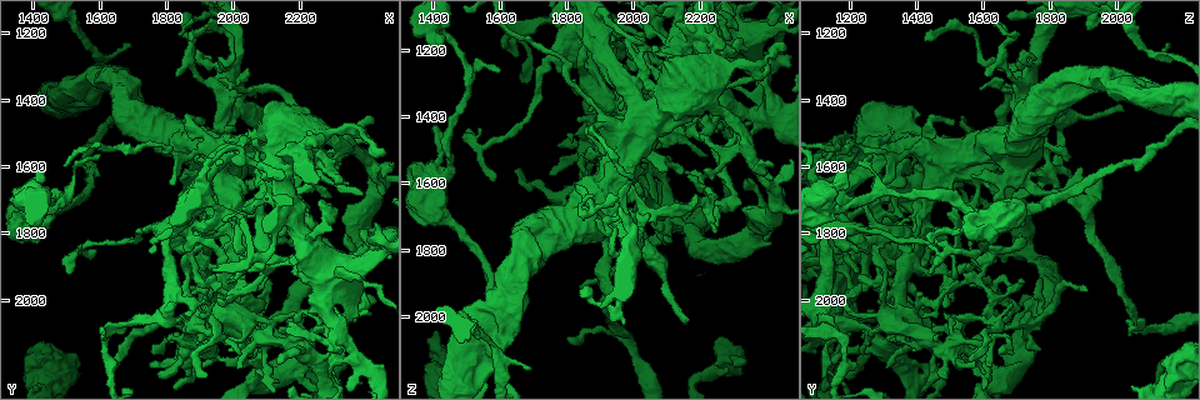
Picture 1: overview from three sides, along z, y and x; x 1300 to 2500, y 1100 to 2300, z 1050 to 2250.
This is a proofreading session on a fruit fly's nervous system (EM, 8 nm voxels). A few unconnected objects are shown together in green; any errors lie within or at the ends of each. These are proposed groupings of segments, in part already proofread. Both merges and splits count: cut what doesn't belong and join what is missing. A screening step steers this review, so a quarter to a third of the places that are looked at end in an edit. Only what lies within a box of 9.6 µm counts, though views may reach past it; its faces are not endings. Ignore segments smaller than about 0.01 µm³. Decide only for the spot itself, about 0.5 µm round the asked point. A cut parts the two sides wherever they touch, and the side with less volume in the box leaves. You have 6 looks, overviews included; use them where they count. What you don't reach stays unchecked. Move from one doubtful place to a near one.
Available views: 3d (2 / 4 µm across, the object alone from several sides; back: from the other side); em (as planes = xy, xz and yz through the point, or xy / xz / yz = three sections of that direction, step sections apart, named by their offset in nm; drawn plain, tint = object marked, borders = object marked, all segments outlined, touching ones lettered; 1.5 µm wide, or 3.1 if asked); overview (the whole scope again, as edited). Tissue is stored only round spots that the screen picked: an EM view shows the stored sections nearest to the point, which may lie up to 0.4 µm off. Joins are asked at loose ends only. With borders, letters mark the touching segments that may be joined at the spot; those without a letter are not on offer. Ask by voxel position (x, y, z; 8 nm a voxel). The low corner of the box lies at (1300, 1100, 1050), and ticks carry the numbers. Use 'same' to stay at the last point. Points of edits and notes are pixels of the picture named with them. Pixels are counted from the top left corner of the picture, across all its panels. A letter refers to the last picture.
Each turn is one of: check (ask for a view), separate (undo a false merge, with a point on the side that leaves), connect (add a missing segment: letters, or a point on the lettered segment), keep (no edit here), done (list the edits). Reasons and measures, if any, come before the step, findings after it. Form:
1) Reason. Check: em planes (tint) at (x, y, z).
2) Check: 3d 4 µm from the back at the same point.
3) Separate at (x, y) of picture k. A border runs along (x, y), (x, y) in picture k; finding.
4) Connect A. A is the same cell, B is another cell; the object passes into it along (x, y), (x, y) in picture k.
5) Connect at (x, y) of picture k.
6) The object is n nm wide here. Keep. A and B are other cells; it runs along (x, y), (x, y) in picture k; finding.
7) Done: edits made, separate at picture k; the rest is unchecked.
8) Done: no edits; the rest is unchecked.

Thin end. Check: em planes (tint) at (1400, 1830, 1450).

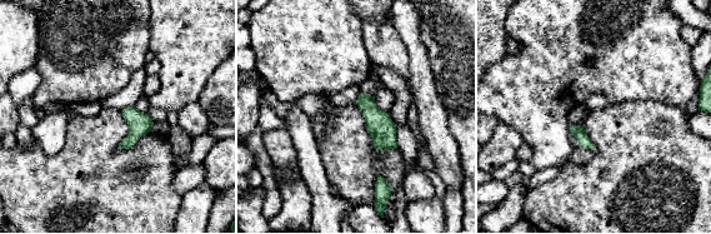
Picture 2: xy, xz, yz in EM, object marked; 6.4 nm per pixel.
Check: em planes (borders) at the same point.

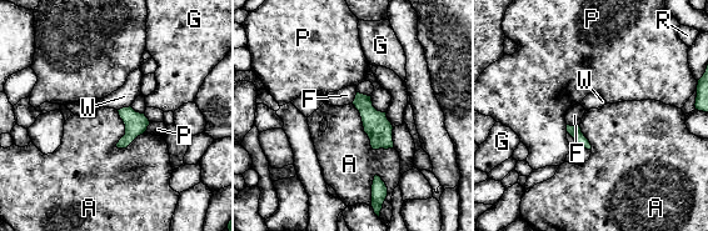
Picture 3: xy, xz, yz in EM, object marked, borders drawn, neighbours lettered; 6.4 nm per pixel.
The longest contact is with A, 260 nm. Keep. A, F, G, P, R and W are other cells; a border runs along (116, 110), (125, 149) in picture 3; none of them fits.

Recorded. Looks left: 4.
Abrupt turn. Check: 3d 4 µm at (1950, 1560, 1460).

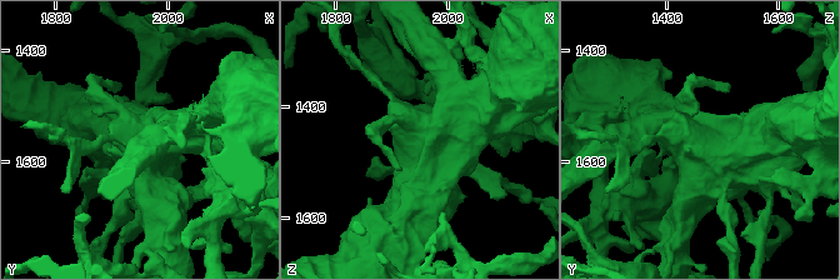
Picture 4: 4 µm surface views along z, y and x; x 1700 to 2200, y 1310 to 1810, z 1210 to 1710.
Need the tissue. Check: em planes (tint) at (1950, 1565, 1465).

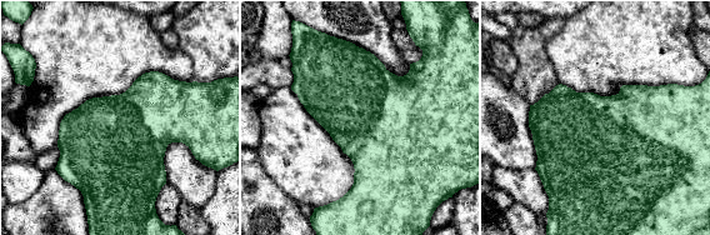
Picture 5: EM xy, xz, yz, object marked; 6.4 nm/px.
Check: em planes (borders) at the same point.

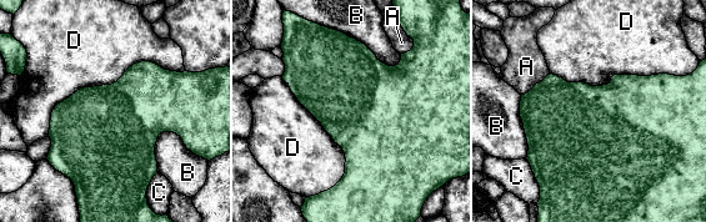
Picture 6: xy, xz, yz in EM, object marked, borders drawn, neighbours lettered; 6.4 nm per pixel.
The longest contact is with D, 850 nm. Keep. A, B, C and D are other cells; a border runs along (165, 69), (78, 89), (48, 135) in picture 6; continuous, no second neuron.

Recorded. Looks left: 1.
Done: no edits; the rest is unchecked.

